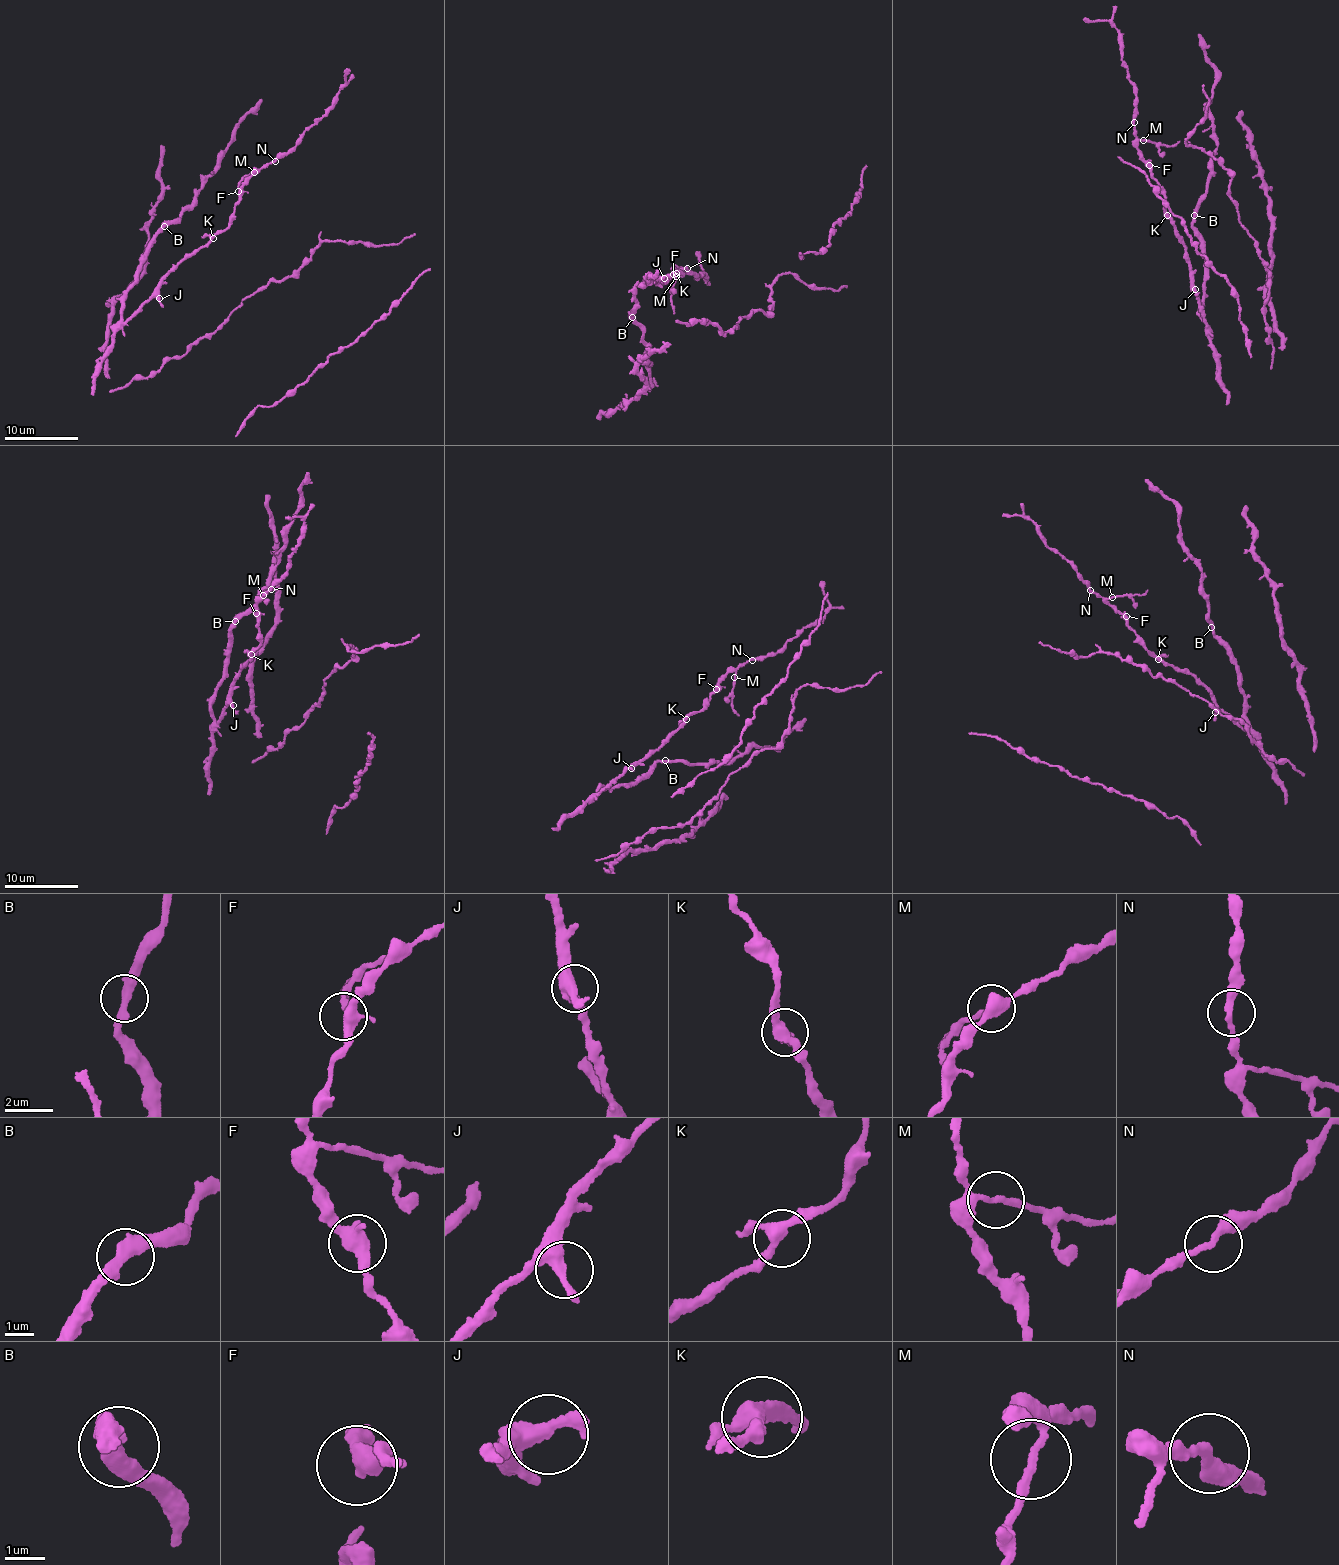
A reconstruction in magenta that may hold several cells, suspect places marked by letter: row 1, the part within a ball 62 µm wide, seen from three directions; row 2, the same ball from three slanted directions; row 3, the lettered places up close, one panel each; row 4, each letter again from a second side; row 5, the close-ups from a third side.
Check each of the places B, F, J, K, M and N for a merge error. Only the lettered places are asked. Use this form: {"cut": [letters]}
{"cut": ["M"]}

